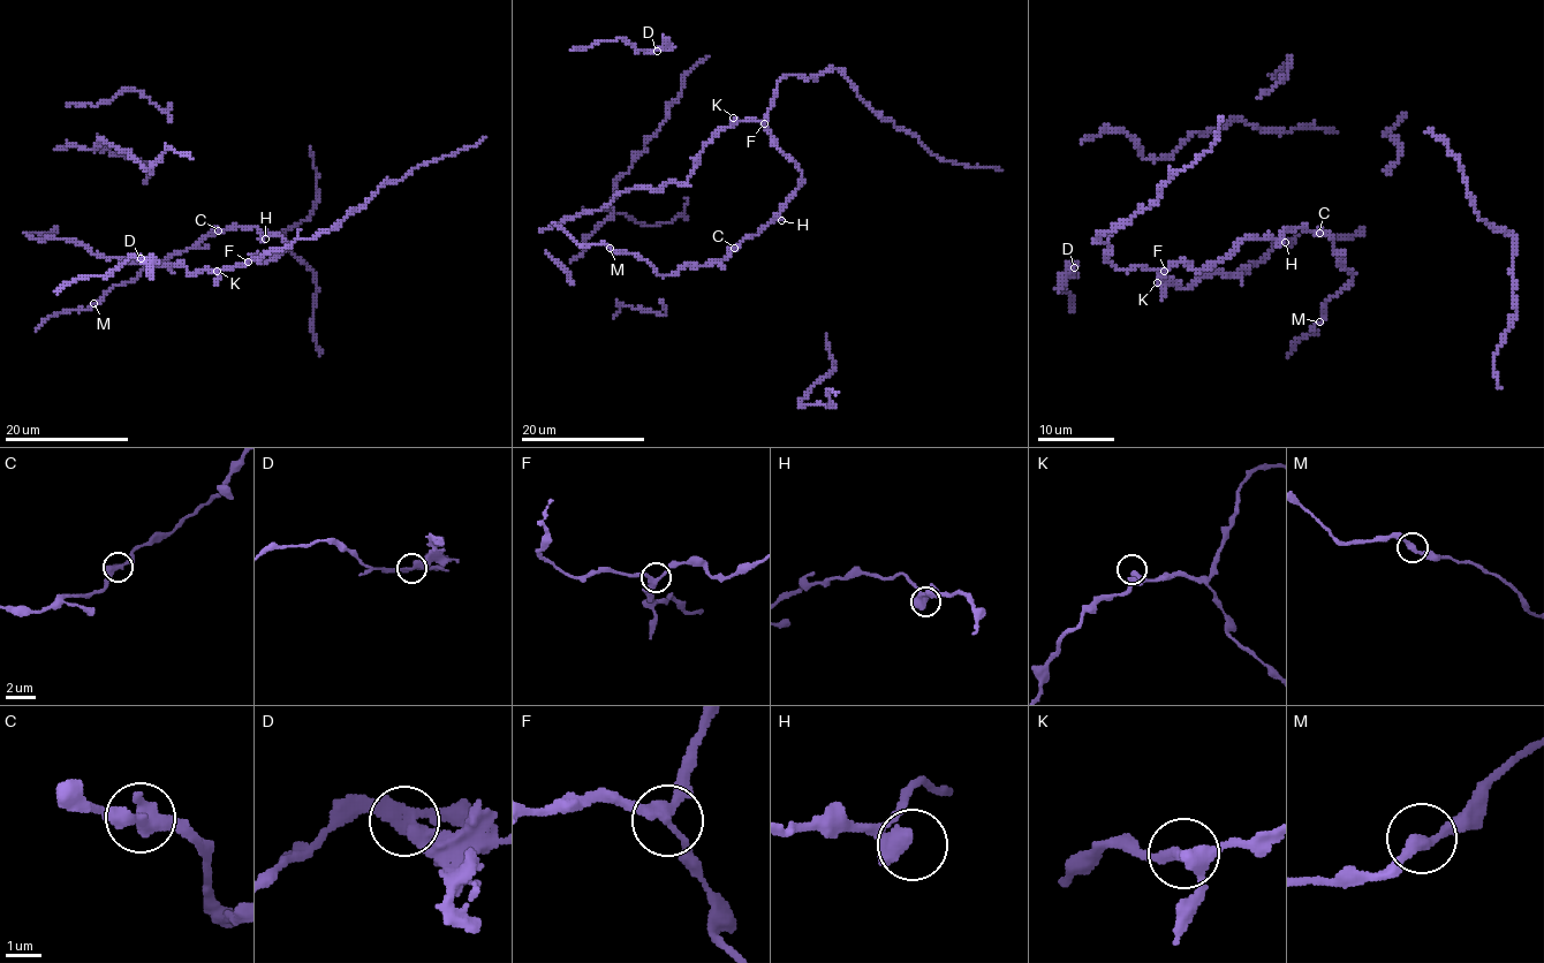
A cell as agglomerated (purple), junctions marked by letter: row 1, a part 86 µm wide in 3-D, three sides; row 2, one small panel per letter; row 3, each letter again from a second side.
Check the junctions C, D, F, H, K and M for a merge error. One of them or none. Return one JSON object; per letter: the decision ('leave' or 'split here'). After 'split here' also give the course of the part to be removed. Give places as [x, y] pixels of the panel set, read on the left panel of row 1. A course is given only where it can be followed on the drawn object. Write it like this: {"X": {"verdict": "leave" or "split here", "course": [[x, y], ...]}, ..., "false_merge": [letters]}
{"C": {"verdict": "leave"}, "D": {"verdict": "split here", "course": [[139, 258], [153, 278]]}, "F": {"verdict": "leave"}, "H": {"verdict": "leave"}, "K": {"verdict": "leave"}, "M": {"verdict": "leave"}, "false_merge": ["D"]}

